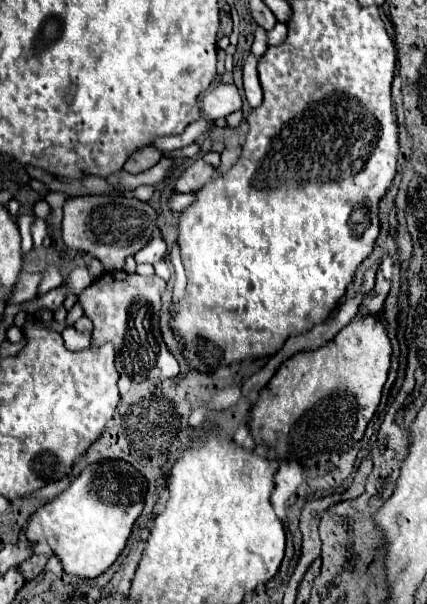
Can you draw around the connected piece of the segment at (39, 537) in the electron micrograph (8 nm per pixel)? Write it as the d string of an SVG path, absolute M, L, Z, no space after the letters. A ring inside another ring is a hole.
M100 461L88 465L66 491L42 505L26 525L30 543L46 541L60 559L64 573L82 579L102 575L122 553L134 521L144 509L146 479L126 461Z

